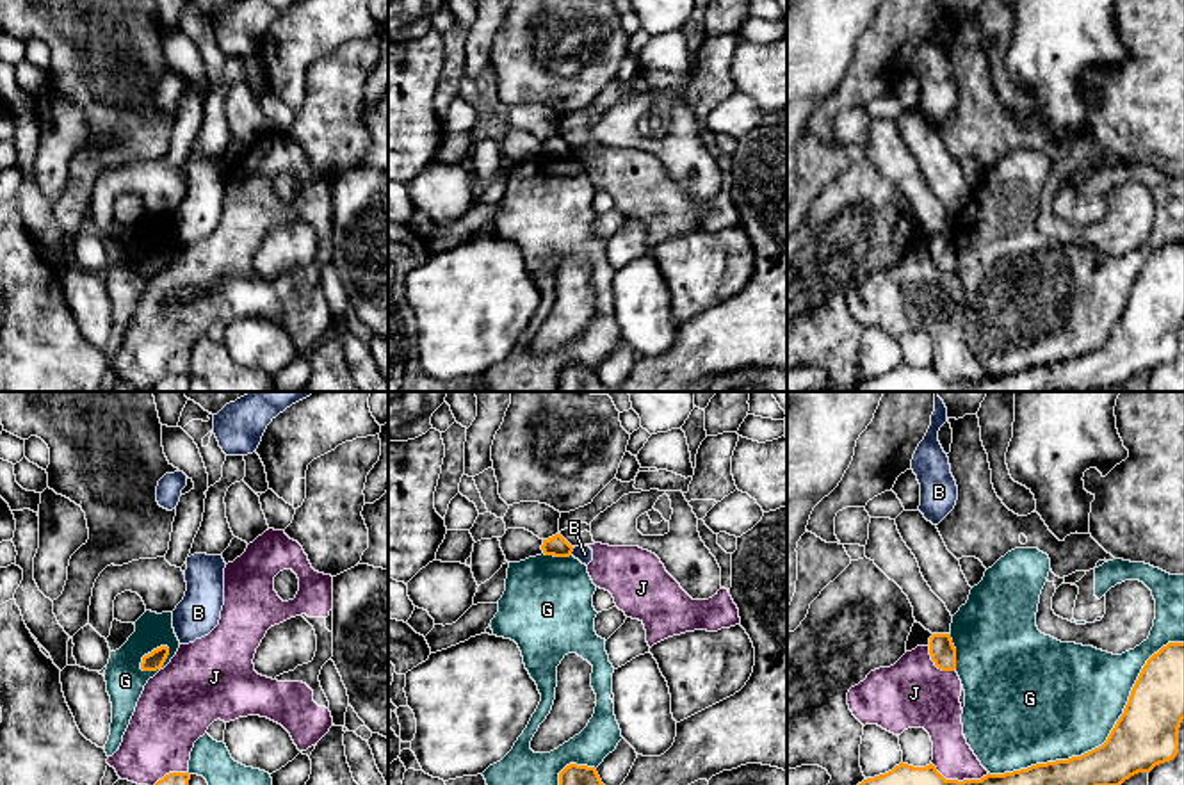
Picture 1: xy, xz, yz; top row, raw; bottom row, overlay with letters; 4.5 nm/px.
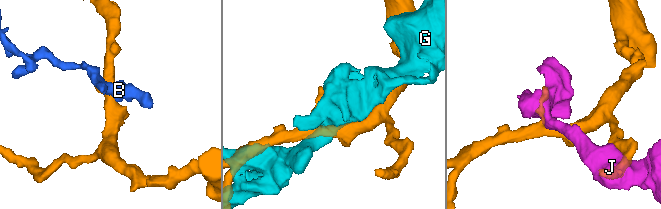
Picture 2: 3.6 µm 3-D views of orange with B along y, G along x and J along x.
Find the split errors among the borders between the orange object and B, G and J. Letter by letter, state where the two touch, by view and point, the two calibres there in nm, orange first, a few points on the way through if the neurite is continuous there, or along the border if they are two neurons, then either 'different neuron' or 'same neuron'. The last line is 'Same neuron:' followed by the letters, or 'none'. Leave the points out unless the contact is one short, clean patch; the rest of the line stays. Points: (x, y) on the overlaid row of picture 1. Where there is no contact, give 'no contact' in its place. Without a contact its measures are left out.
B: contact xz (572, 550); calibres 90 and 80 nm; border xz (574, 549), (570, 554); different neuron
G: contact yz (1106, 741); calibres 280 and 480 nm; different neuron
J: contact yz (935, 664); calibres 120 and 320 nm; different neuron
Same neuron: none

